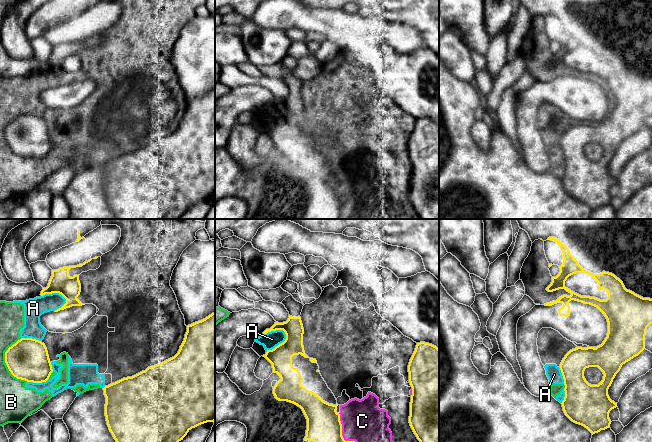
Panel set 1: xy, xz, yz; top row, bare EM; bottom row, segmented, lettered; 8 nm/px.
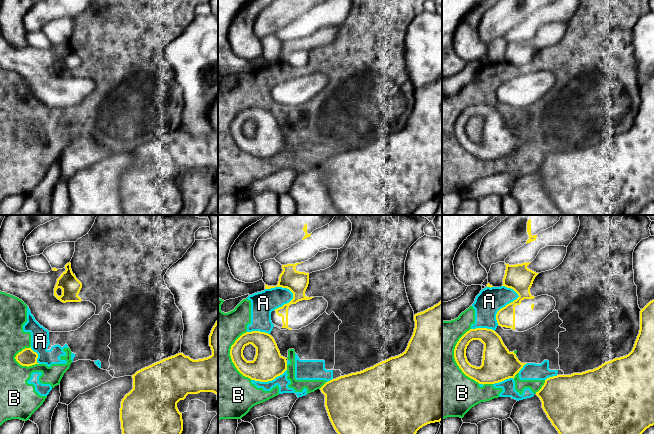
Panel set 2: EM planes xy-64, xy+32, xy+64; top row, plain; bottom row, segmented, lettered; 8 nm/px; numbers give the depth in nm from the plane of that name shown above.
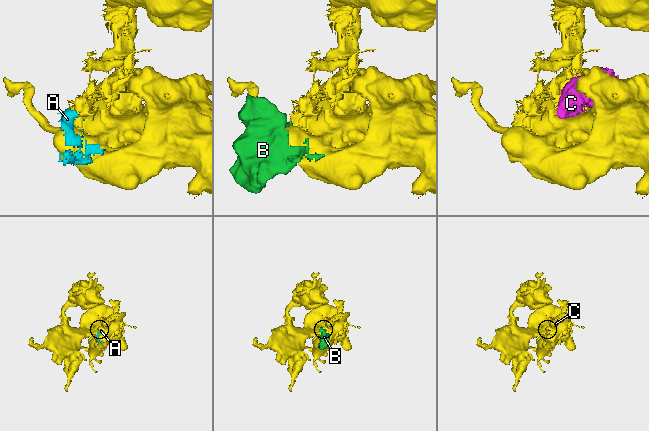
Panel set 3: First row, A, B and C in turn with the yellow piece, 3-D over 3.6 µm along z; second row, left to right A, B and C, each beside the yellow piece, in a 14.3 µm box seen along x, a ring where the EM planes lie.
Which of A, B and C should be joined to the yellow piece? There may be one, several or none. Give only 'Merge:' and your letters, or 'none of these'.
Merge: none of these

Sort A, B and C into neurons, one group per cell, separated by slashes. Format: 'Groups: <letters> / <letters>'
Groups: A / B C

